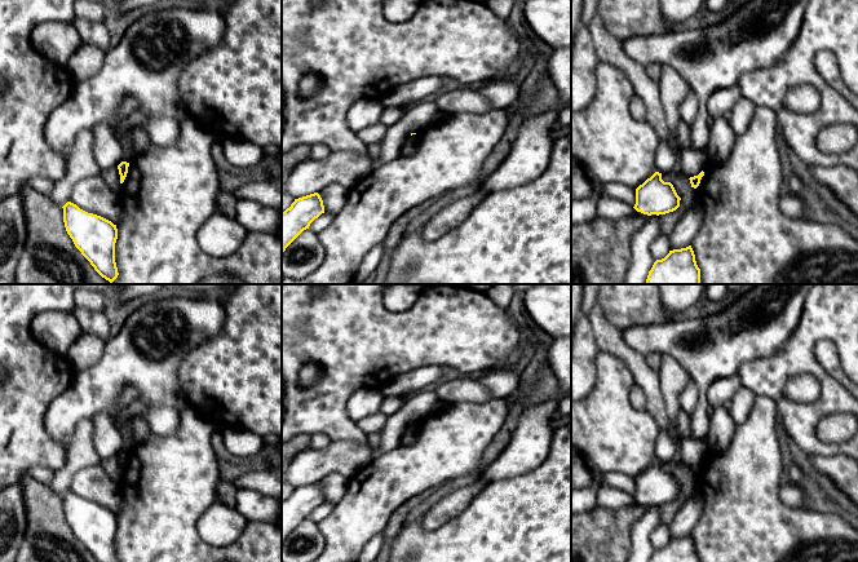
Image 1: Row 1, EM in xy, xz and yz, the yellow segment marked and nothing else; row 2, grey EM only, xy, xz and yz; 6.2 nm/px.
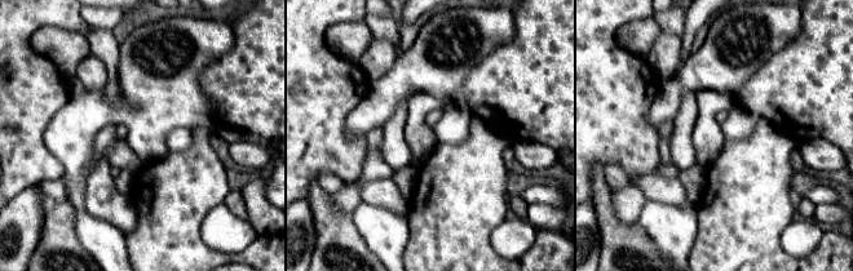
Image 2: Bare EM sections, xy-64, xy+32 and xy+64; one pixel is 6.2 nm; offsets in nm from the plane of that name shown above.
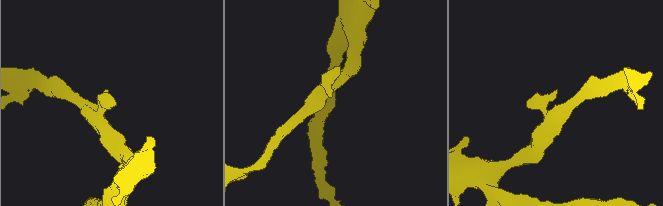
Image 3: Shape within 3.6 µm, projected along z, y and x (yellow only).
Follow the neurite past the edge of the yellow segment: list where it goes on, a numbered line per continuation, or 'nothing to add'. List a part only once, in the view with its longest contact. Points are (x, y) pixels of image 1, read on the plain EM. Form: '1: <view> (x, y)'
nothing to add

